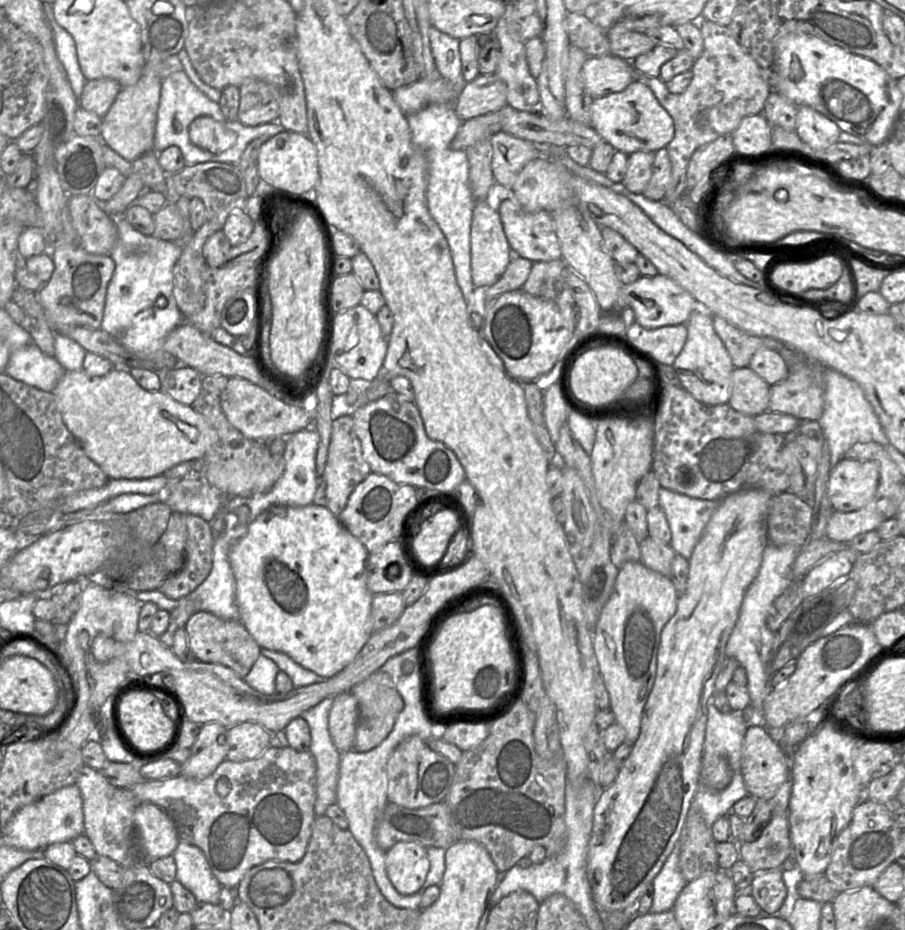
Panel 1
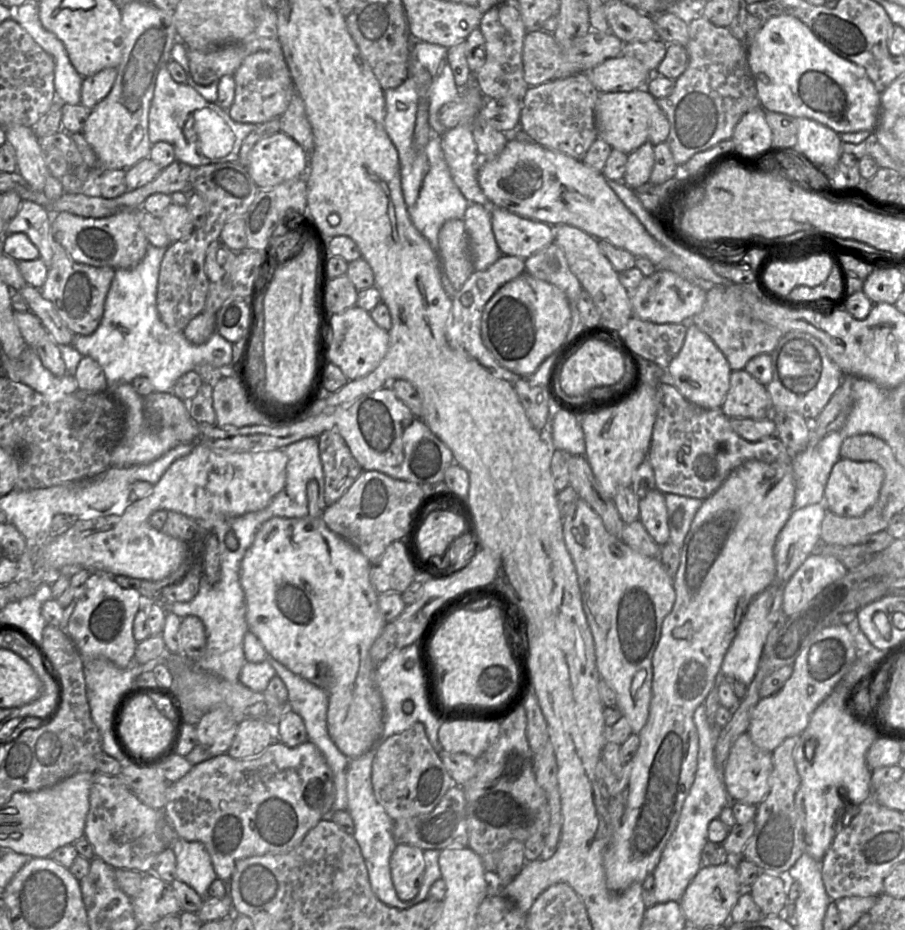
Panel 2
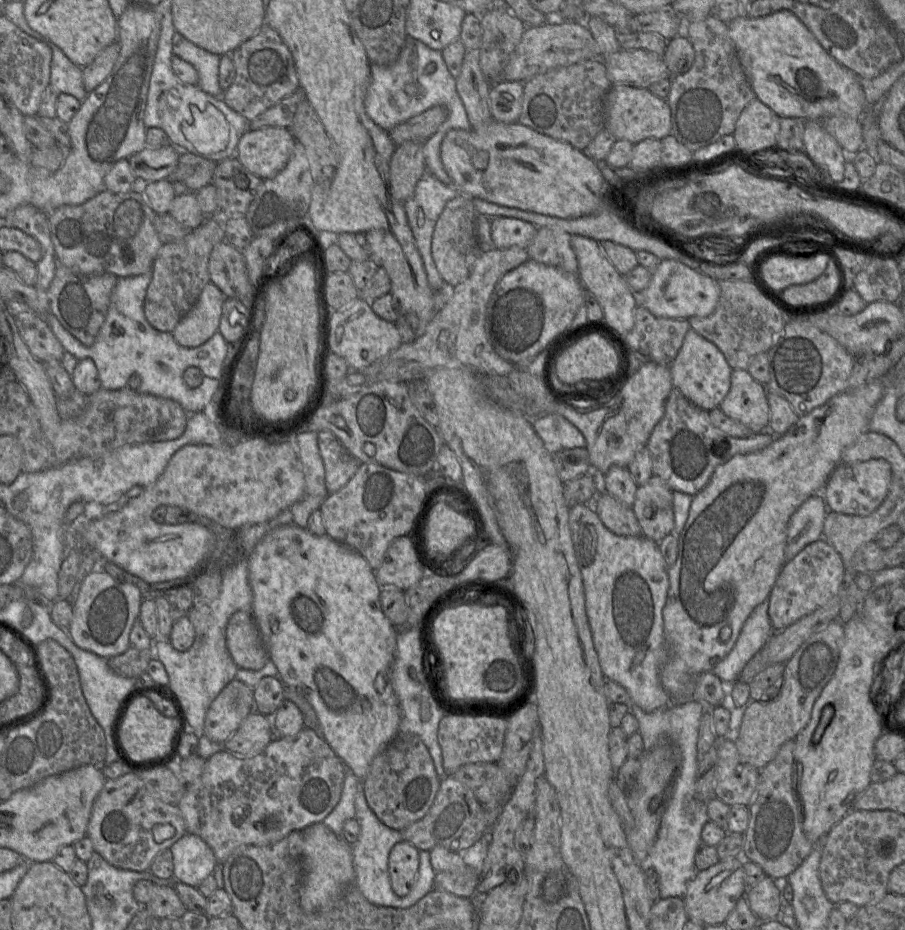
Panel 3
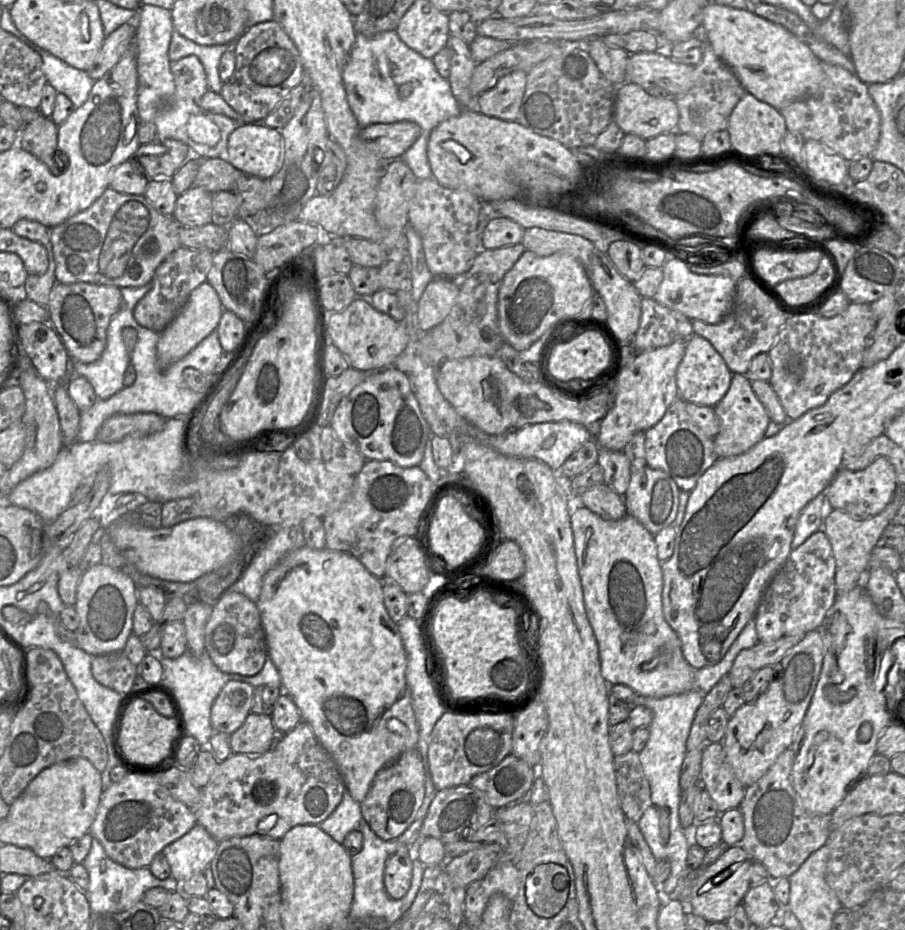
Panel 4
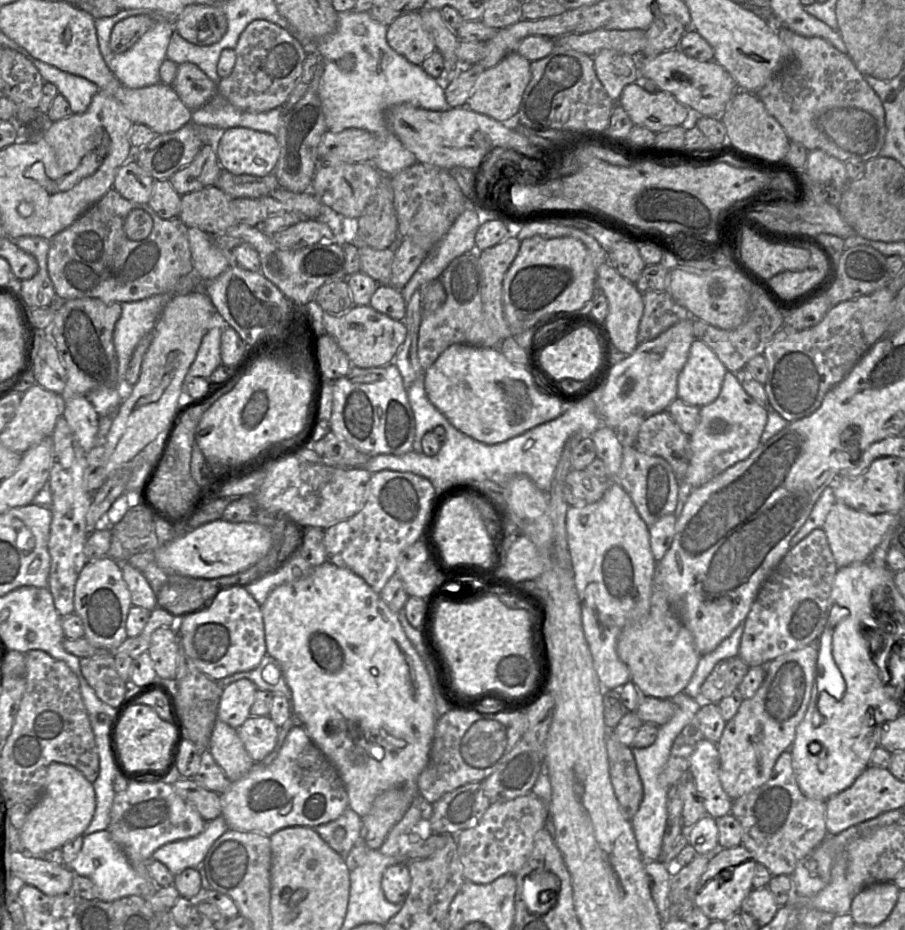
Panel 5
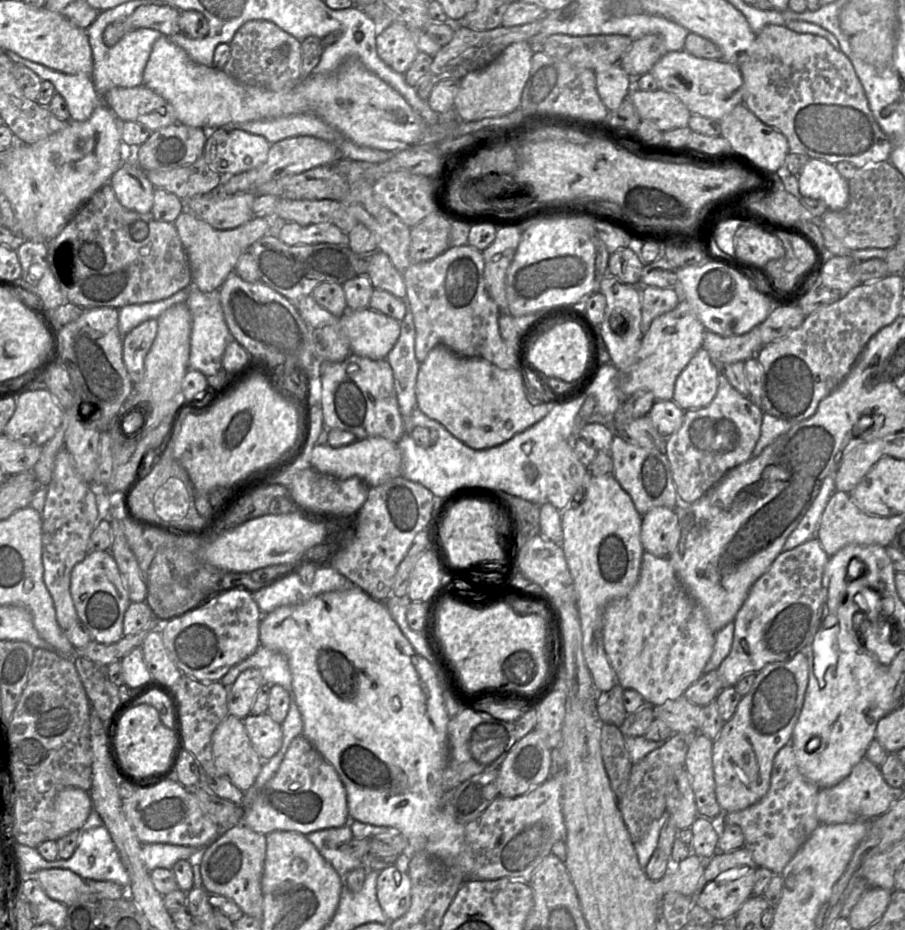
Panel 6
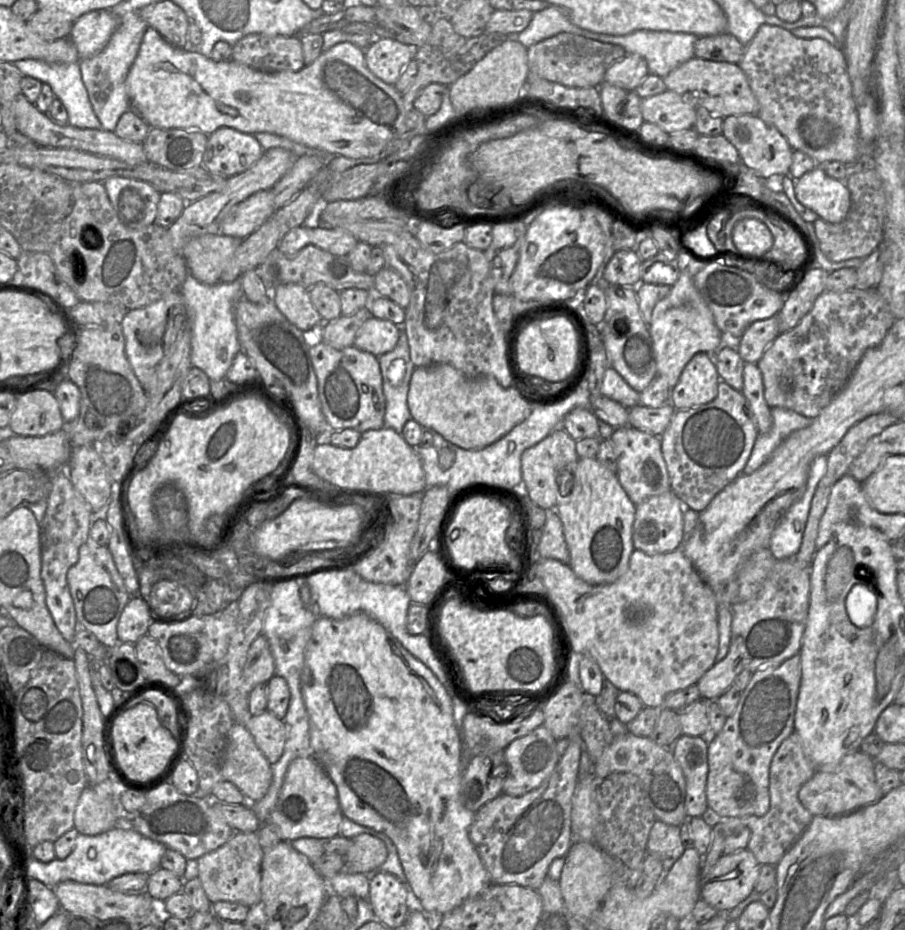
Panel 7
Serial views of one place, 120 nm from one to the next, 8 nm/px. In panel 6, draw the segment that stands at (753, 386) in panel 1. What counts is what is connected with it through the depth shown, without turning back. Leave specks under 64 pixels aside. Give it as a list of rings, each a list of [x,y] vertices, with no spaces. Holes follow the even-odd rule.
[[[722,373],[718,391],[706,407],[685,411],[680,429],[667,437],[667,456],[678,503],[692,504],[713,488],[730,470],[752,457],[761,434],[763,410],[740,394]]]

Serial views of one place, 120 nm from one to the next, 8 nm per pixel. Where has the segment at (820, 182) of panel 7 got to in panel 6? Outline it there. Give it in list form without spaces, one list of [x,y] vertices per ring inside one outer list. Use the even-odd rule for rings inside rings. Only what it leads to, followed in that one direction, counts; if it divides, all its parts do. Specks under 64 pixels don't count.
[[[810,158],[798,180],[802,196],[823,201],[828,210],[840,211],[849,202],[848,180],[840,175],[833,164]]]

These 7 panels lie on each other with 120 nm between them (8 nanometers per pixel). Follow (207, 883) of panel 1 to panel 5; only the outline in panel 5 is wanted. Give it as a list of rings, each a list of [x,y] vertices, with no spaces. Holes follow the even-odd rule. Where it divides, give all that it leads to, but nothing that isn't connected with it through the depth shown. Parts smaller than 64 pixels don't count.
[[[220,815],[208,821],[197,836],[162,845],[154,851],[152,859],[163,863],[174,876],[187,868],[197,868],[203,864],[213,843],[228,829],[225,819]]]

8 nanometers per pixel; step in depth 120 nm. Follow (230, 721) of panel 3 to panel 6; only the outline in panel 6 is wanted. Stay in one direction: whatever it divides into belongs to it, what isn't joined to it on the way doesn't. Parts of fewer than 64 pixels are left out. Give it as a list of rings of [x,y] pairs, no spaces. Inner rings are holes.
[[[248,668],[243,671],[228,688],[228,712],[244,720],[251,714],[251,708],[258,691],[263,687],[262,673],[259,669]]]

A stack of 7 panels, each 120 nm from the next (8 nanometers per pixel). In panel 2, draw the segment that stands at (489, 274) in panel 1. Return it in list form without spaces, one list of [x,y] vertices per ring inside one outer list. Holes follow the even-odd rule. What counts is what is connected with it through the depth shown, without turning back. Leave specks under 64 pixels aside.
[[[469,204],[464,223],[470,240],[474,269],[483,271],[503,255],[496,243],[492,230],[491,211],[482,204]]]

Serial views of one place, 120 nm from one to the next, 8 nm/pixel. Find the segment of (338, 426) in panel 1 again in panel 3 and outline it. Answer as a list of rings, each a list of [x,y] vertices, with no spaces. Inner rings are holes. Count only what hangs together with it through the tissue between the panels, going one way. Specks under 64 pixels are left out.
[[[332,431],[318,432],[318,446],[325,466],[326,488],[330,493],[342,489],[360,467],[360,462],[341,444]]]

